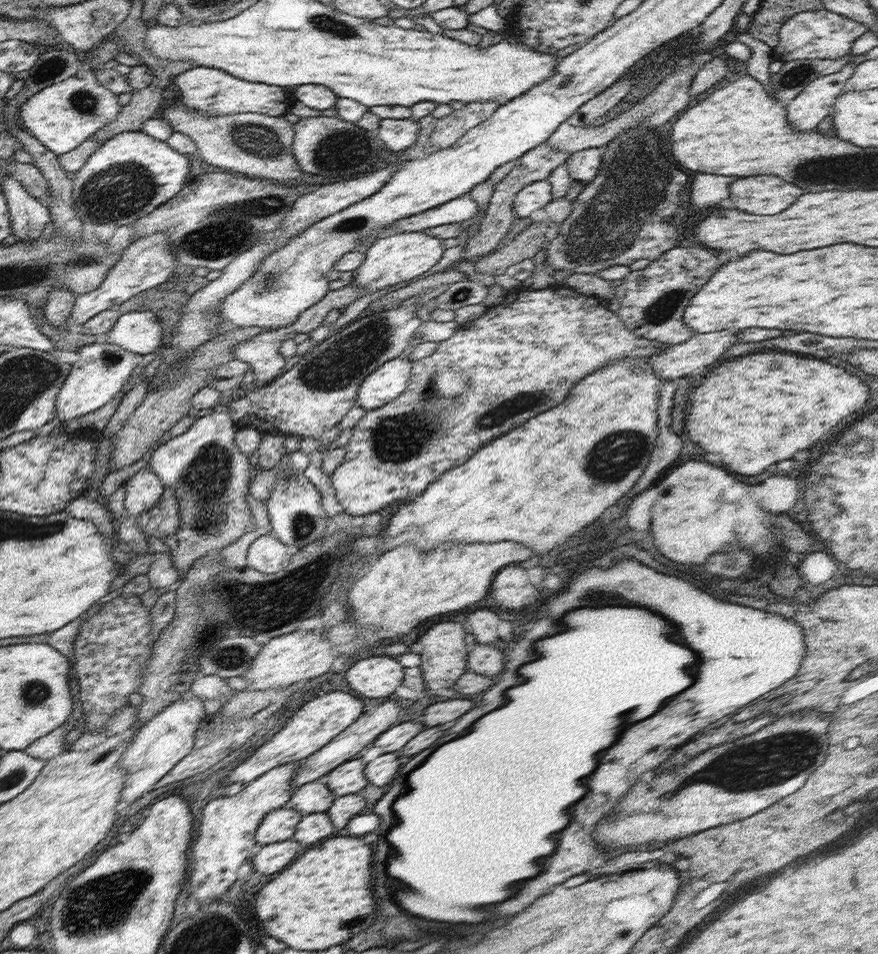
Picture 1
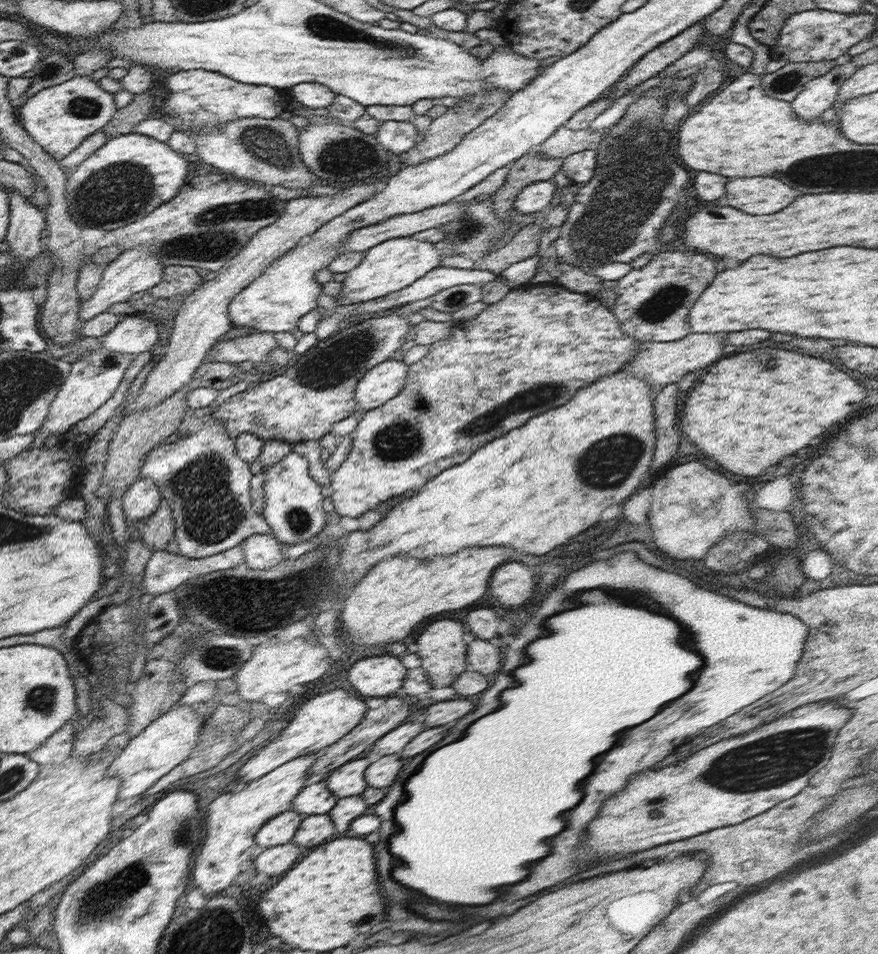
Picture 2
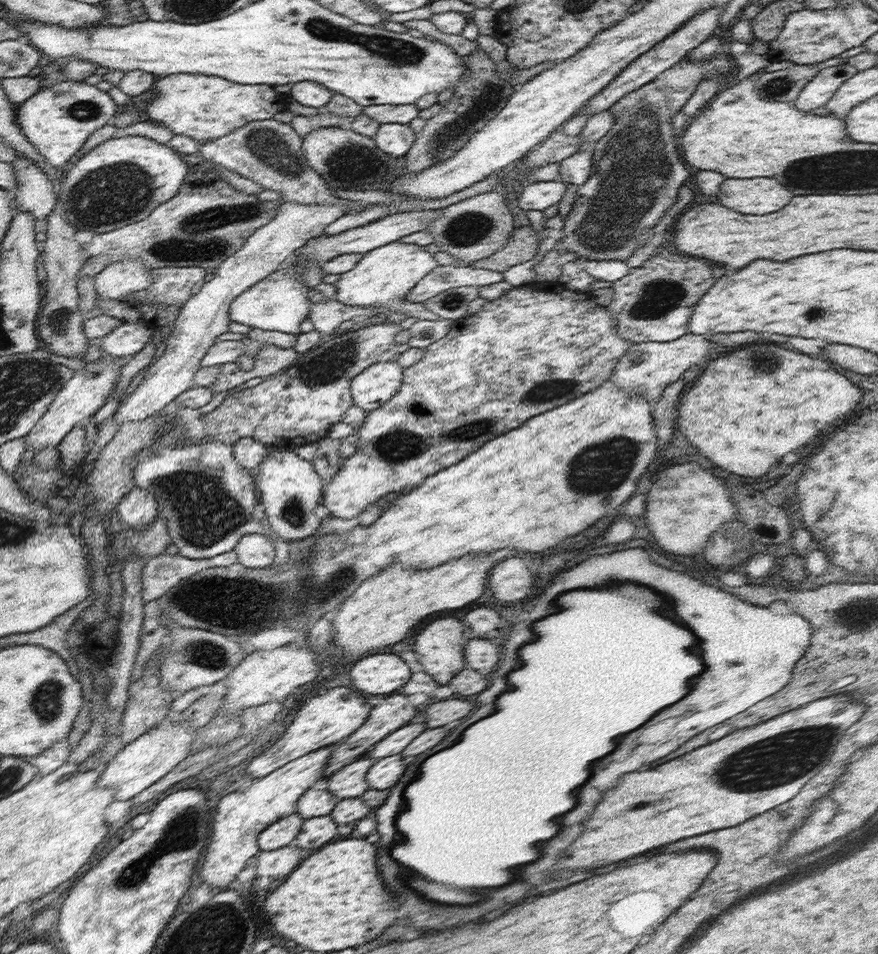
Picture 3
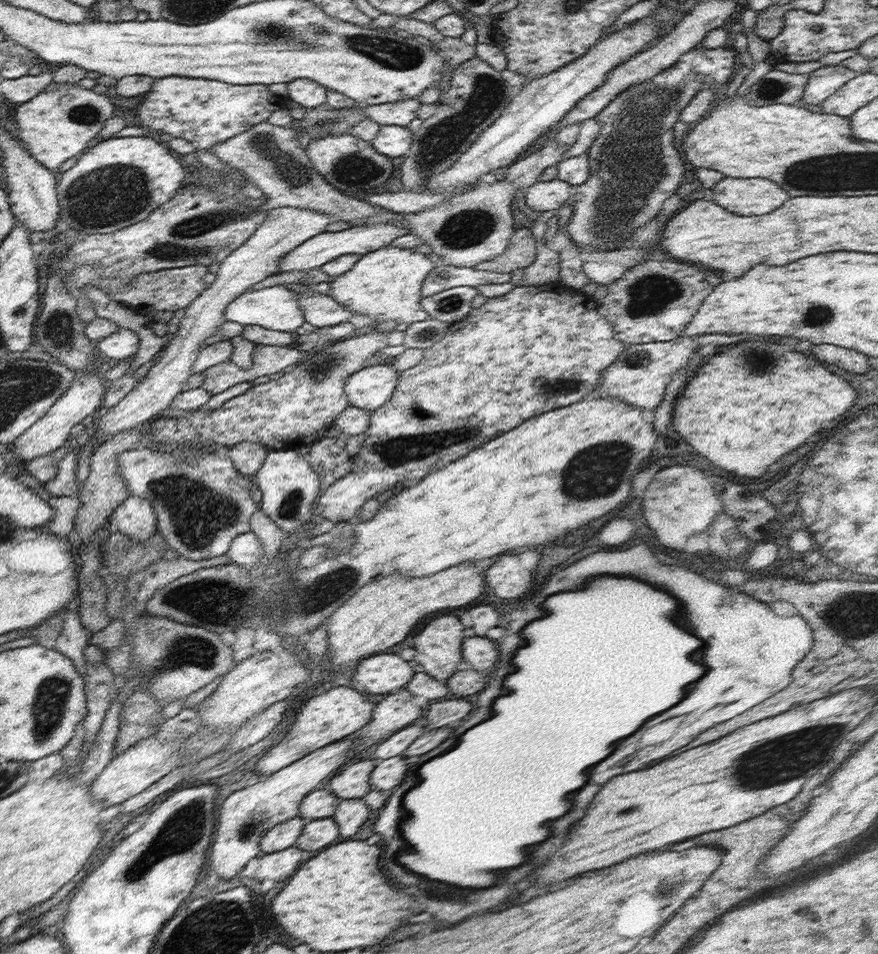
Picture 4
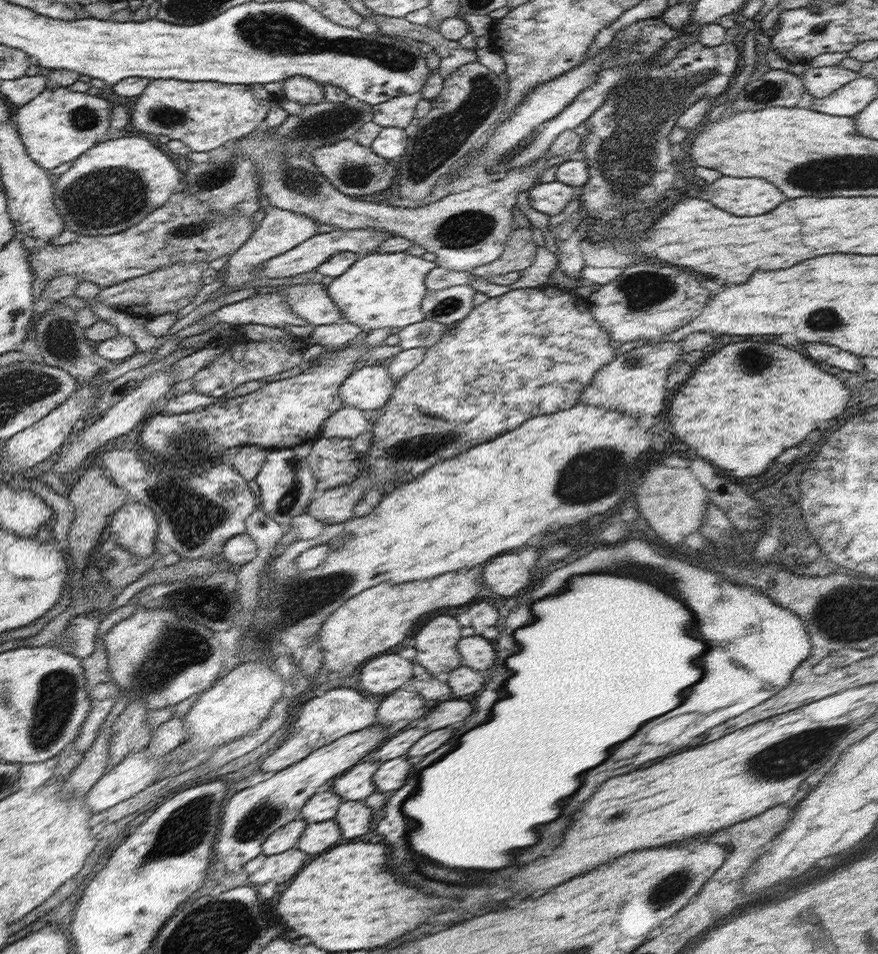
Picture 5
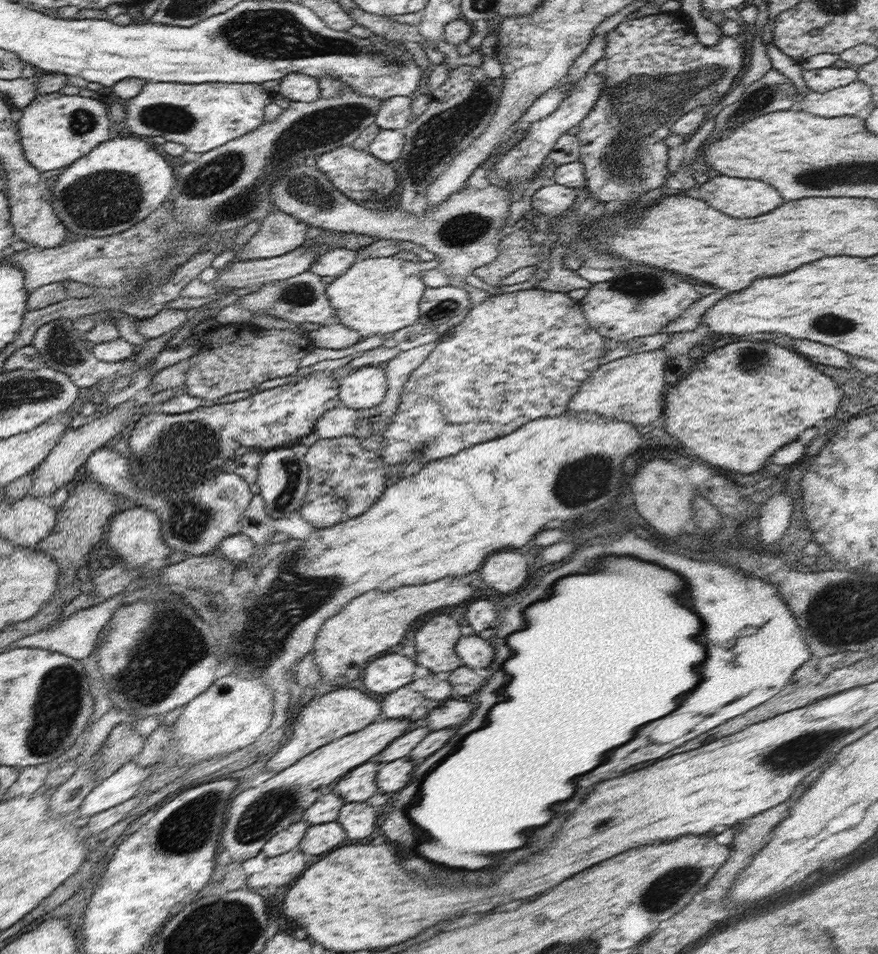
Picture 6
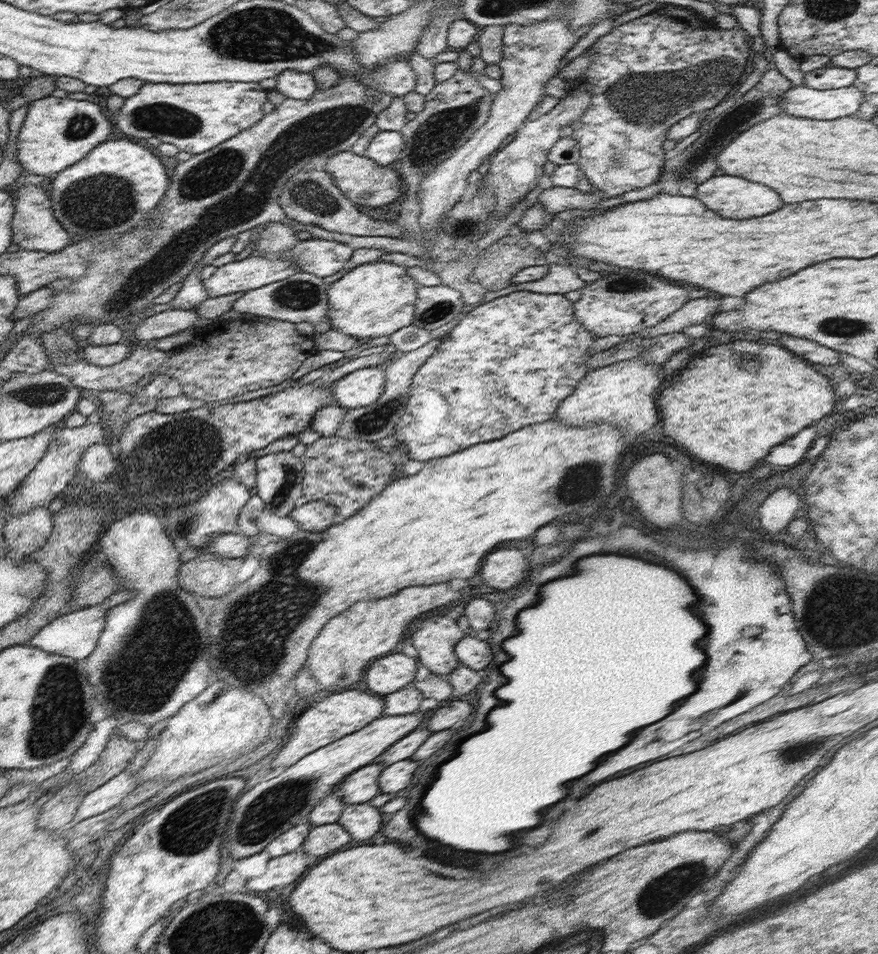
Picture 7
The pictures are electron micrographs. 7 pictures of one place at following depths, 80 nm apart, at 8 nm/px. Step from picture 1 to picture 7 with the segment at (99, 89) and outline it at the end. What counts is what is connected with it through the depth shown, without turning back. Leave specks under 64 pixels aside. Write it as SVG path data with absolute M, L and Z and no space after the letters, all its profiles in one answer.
M48 95L29 104L17 138L17 159L26 173L40 176L58 174L106 141L112 131L111 118L94 102Z

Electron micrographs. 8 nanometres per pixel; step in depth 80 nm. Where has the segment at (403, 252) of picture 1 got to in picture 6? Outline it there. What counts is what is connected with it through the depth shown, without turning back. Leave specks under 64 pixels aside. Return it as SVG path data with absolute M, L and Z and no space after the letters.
M394 256L362 259L328 284L326 292L340 324L356 330L361 337L384 335L418 322L419 302L426 287L422 272L438 267L437 259L420 263Z

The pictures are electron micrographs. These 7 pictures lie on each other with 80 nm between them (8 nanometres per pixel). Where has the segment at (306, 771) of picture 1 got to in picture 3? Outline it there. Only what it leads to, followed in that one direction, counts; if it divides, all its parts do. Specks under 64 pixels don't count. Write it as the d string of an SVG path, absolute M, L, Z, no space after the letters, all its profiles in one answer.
M398 692L394 694L387 696L382 704L372 707L366 722L364 722L362 726L359 726L358 730L350 734L350 737L346 738L344 742L338 743L327 765L324 767L321 778L328 779L341 768L348 766L351 762L356 762L360 756L370 748L373 748L377 742L382 741L382 738L386 738L386 736L392 734L394 730L402 728L408 720L412 720L412 718L416 716L416 707L410 704L410 700L408 700L406 696L402 696L402 694L398 694Z

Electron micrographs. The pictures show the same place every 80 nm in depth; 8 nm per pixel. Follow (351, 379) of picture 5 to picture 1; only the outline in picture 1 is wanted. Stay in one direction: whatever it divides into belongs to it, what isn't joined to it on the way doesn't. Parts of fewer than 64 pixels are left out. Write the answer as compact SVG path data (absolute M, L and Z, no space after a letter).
M398 356L379 366L359 386L357 404L369 411L398 398L410 382L411 364L410 358Z

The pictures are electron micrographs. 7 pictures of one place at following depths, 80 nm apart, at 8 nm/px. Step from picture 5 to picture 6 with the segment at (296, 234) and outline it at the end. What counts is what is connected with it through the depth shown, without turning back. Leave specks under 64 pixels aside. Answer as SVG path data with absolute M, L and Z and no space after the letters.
M279 209L275 210L262 221L259 230L237 252L239 262L275 258L296 250L307 242L306 230L309 227L310 224Z

